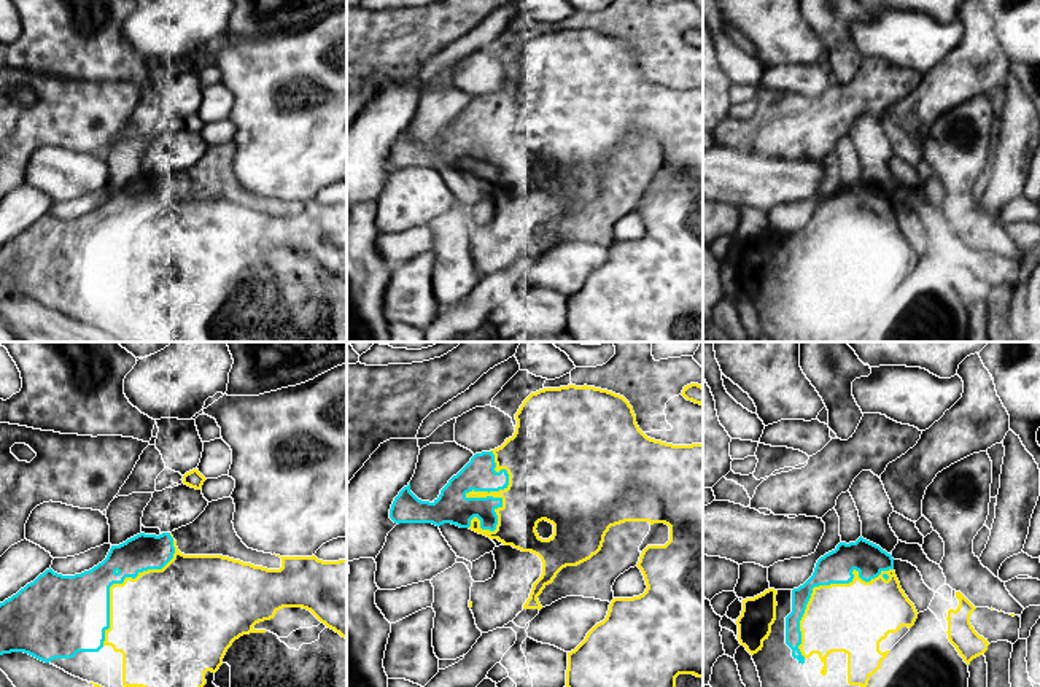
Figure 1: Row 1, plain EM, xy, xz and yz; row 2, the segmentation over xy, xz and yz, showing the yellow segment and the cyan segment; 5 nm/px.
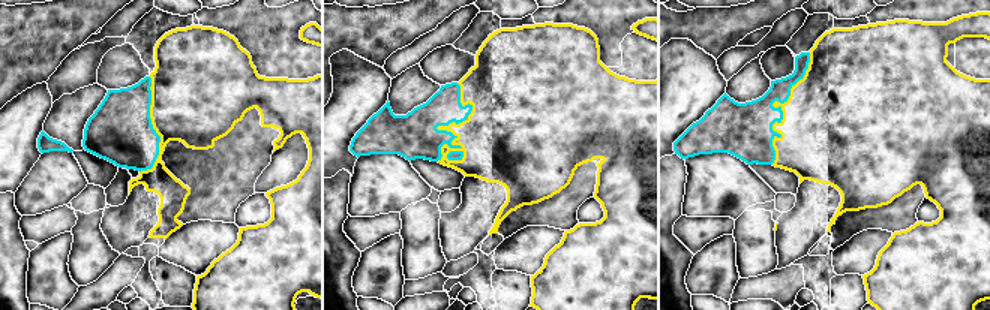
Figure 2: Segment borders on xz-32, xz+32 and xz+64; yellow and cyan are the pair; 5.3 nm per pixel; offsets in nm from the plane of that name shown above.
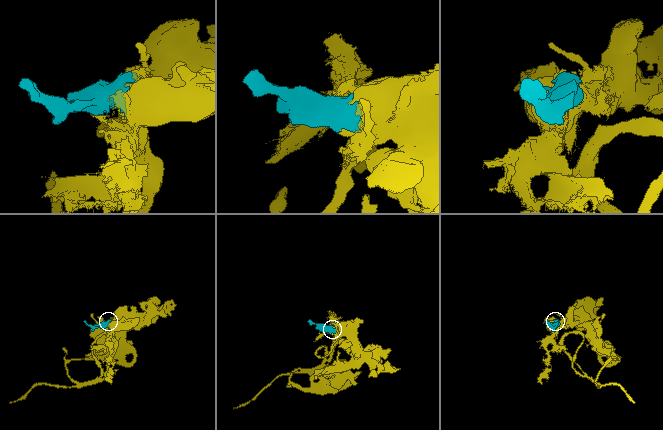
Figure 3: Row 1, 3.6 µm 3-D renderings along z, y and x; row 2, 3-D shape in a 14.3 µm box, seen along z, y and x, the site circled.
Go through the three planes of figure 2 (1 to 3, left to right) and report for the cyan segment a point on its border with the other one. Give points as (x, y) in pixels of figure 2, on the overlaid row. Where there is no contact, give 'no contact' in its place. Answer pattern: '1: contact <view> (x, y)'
1: contact xz-32 (153, 128)
2: contact xz+32 (449, 125)
3: contact xz+64 (782, 110)

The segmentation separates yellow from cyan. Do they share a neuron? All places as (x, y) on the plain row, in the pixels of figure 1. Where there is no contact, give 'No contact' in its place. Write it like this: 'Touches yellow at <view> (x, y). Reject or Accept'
Touches yellow at xz (496, 135). Reject

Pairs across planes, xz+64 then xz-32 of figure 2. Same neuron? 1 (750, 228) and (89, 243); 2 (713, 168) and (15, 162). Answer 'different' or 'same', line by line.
1: same
2: different

